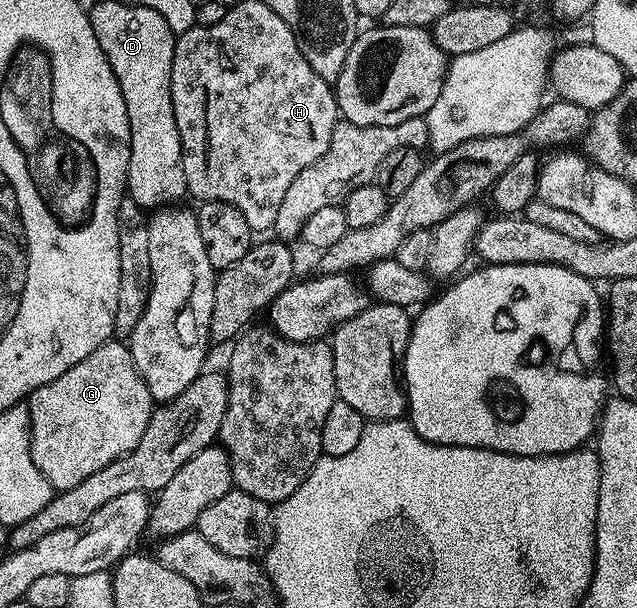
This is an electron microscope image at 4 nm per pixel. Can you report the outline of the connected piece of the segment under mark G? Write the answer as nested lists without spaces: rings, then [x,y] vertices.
[[[110,341],[92,351],[83,361],[67,368],[55,381],[35,389],[27,396],[29,409],[29,452],[43,477],[53,486],[54,492],[66,491],[83,477],[91,477],[103,465],[125,455],[135,445],[153,416],[155,401],[150,398],[145,382],[133,364],[133,358],[124,342]]]

